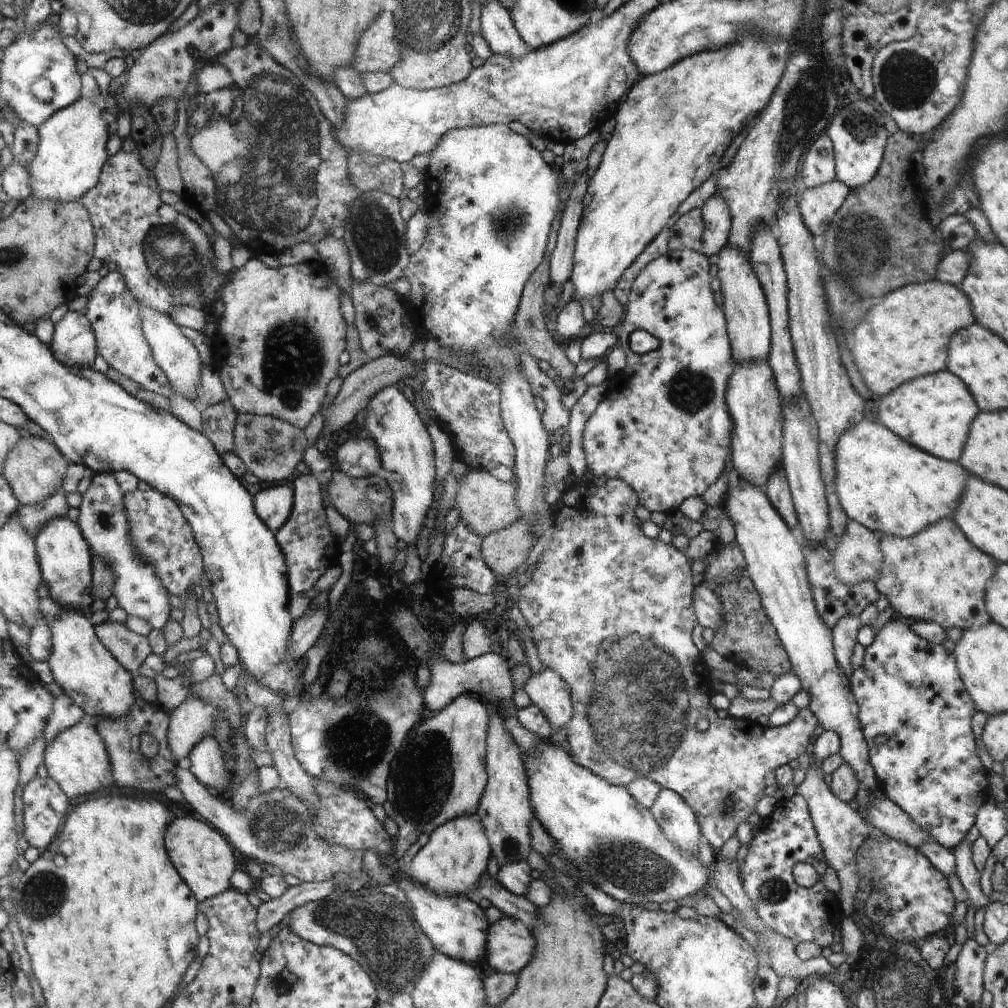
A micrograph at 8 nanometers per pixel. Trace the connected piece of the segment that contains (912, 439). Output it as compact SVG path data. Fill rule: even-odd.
M948 370L904 382L899 389L875 402L878 402L875 407L884 427L919 450L956 463L966 449L972 422L980 412L967 384Z

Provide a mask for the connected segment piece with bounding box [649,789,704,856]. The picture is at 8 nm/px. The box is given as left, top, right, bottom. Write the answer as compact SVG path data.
M664 789L649 810L668 839L680 850L698 855L700 842L704 841L703 832L694 808L686 800L675 791Z

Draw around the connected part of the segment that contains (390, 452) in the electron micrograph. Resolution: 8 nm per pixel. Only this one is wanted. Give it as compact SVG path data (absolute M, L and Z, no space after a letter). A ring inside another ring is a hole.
M394 384L376 392L370 398L364 414L366 430L377 443L382 456L382 471L378 476L386 480L394 495L389 526L398 540L406 544L415 543L434 498L435 458L432 440L414 406L398 388L394 388Z

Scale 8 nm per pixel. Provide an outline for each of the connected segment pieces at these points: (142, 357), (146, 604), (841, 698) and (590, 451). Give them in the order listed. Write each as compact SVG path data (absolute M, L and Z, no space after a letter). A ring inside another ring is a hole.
M119 271L104 272L103 279L93 291L87 312L99 340L99 354L120 373L168 399L174 396L175 387L166 372L156 362L151 343L144 334L142 308L138 298L130 291L124 274Z
M96 474L89 490L83 495L83 503L79 507L79 526L84 537L90 543L92 554L100 556L116 574L115 597L120 608L128 615L139 617L152 624L154 629L164 631L166 624L172 619L172 598L160 570L154 562L150 562L134 542L130 512L127 508L127 494L120 486L115 474Z
M738 478L738 483L720 504L734 526L735 543L746 561L746 575L758 588L764 611L779 634L784 650L790 656L791 670L800 676L802 689L810 694L808 709L820 720L825 730L834 730L840 738L840 755L859 781L854 804L868 808L874 788L880 784L869 762L868 744L859 722L859 708L851 692L848 678L836 664L832 648L832 630L824 624L812 598L811 584L806 576L807 560L799 542L792 536L783 516L775 510L768 496L758 486Z
M688 248L670 250L644 266L634 283L631 302L625 307L622 332L616 338L626 355L626 368L612 378L606 398L588 418L582 434L587 469L595 477L623 480L639 494L640 506L650 513L667 514L688 496L700 497L720 478L726 468L726 458L730 456L733 421L726 408L726 386L736 363L732 357L727 318L712 296L708 270L708 257ZM632 330L645 330L656 336L660 346L647 354L632 352L629 346Z

